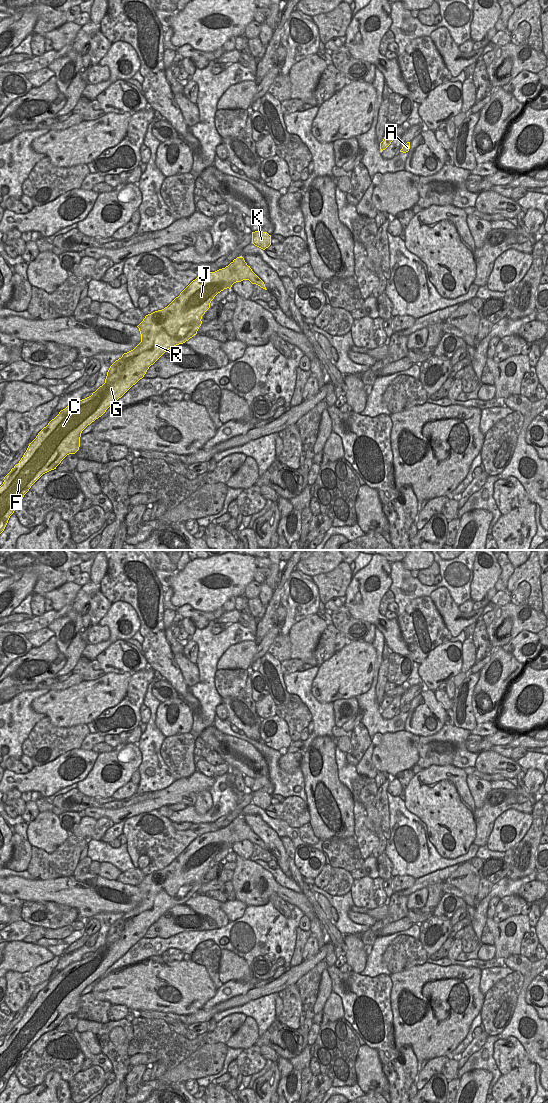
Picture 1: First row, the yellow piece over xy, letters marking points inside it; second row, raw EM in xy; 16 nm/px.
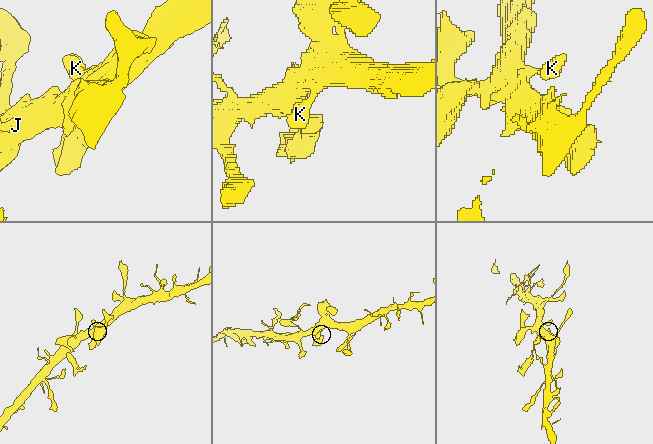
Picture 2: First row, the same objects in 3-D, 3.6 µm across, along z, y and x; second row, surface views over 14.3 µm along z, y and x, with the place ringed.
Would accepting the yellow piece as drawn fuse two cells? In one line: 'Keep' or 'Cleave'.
Keep.

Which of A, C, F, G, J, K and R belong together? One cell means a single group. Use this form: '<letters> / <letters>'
A C F G J K R

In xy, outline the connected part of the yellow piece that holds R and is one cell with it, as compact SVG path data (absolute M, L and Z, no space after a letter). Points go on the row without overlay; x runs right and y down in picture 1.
M237 817L225 828L208 832L193 840L167 867L145 876L137 886L141 902L131 911L124 913L109 928L105 943L91 956L74 962L61 970L29 1004L23 1017L4 1037L0 1046L0 1094L4 1091L10 1076L31 1046L45 1033L56 1029L69 1014L75 1014L80 1007L82 991L101 977L106 970L121 958L133 945L144 937L147 930L168 909L183 904L197 894L202 876L210 868L214 857L224 849L231 849L236 842L249 840L266 849L264 842L252 831L243 817Z

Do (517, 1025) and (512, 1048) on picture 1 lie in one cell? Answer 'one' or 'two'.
two

